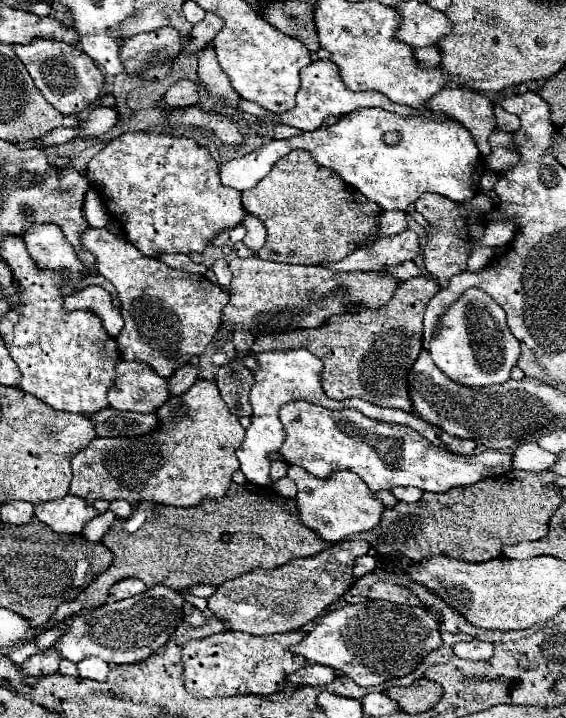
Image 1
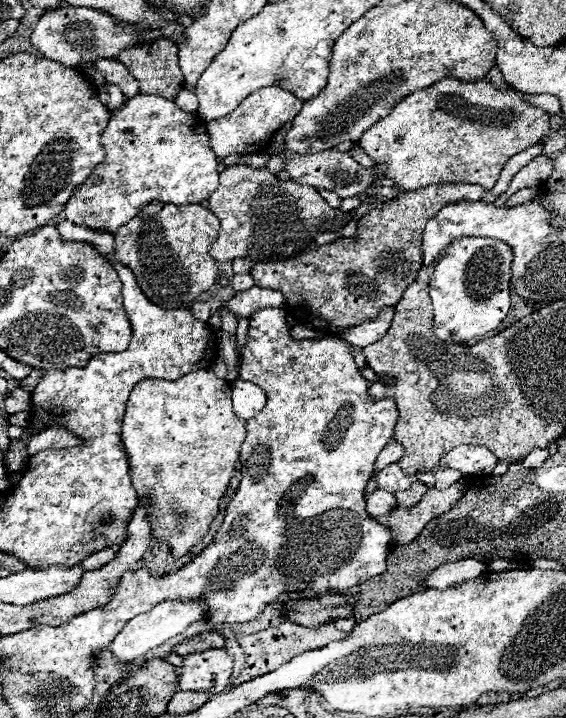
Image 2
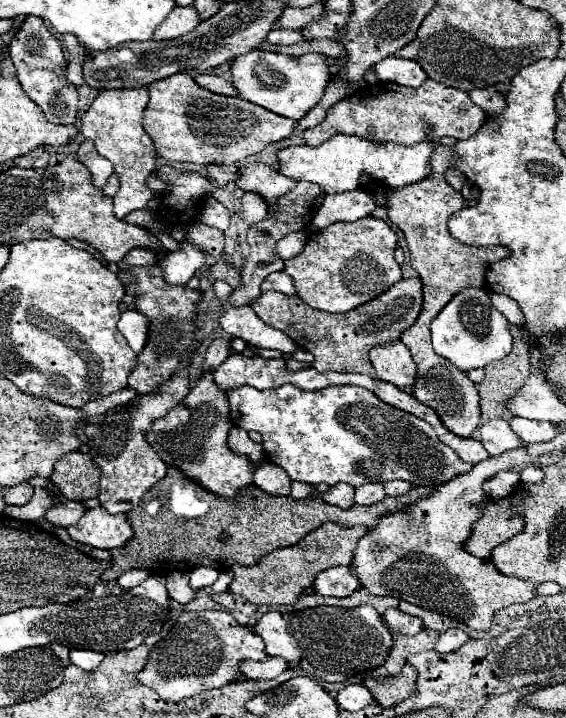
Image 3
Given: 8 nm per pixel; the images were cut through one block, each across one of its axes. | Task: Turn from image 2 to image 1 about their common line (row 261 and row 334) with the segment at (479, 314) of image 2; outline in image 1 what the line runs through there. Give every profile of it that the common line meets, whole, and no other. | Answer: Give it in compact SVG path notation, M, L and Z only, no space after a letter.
M466 290L440 318L438 332L430 342L434 364L456 384L492 386L504 384L520 358L520 342L506 326L506 312L482 290Z

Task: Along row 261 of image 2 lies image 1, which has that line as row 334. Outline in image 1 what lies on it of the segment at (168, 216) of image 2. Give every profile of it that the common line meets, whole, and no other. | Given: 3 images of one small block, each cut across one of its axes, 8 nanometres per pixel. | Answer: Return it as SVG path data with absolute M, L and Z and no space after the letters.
M106 228L84 230L82 244L96 256L98 272L118 290L124 328L116 342L122 360L144 362L168 378L182 364L188 364L192 356L200 356L206 350L220 328L220 310L230 300L218 284L206 276L182 272L148 258L132 242L110 234Z

